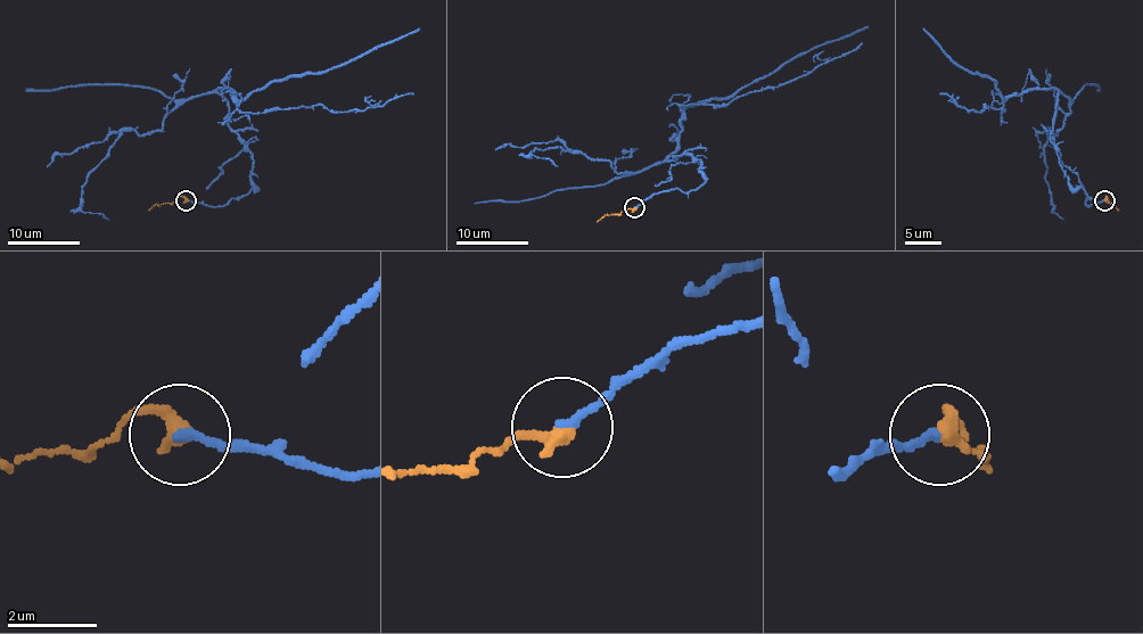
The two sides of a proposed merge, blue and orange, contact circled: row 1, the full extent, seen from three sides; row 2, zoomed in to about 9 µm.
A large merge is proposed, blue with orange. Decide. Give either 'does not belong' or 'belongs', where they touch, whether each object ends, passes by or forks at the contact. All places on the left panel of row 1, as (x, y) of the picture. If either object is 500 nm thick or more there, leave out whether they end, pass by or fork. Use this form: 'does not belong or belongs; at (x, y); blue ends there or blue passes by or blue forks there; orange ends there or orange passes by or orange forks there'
belongs; at (186, 200); blue ends there; orange ends there

